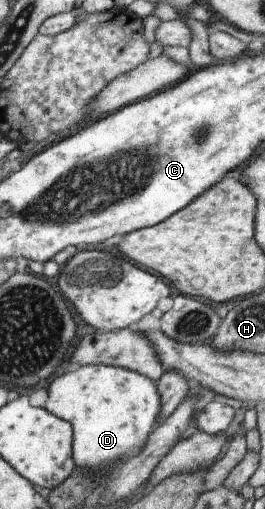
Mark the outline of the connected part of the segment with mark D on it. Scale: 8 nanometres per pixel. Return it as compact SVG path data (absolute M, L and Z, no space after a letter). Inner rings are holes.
M81 365L54 378L46 392L43 408L71 425L74 468L95 474L111 470L115 462L135 456L158 424L161 400L157 384L123 367Z

